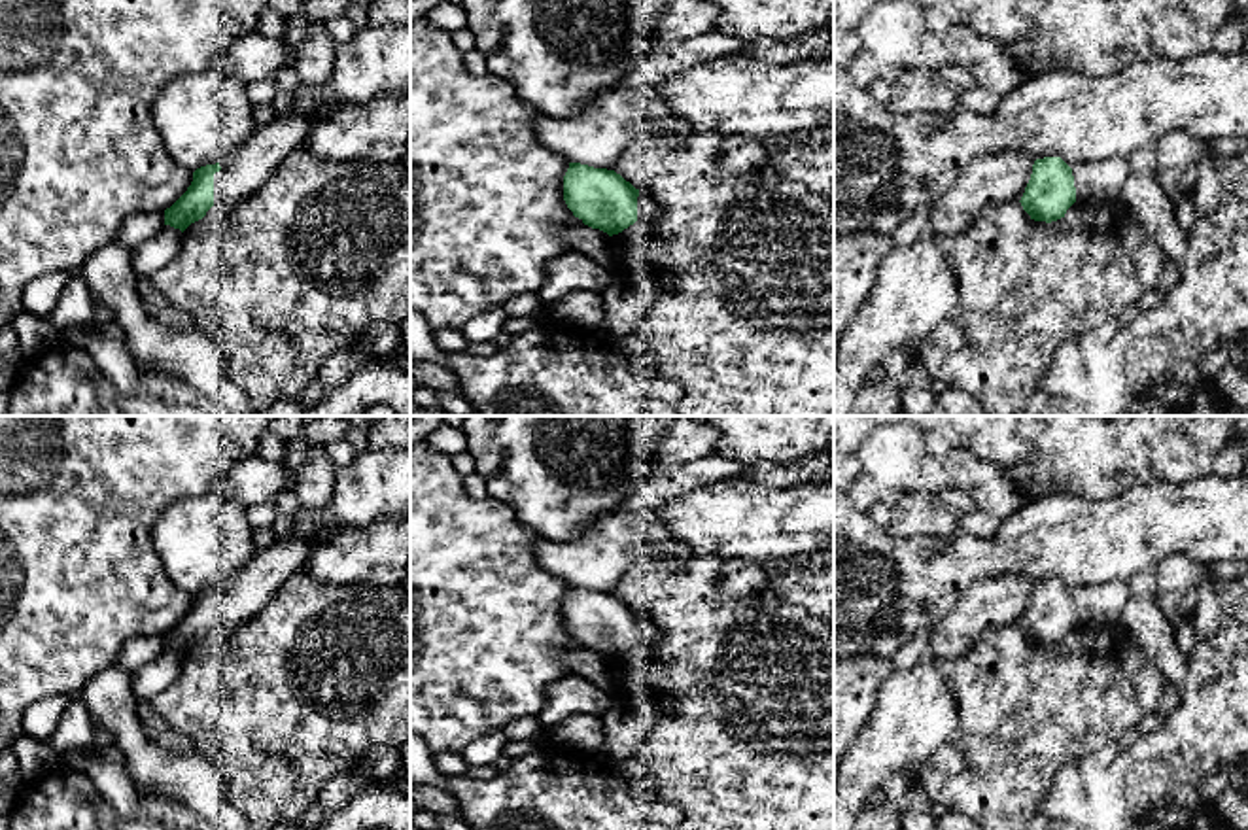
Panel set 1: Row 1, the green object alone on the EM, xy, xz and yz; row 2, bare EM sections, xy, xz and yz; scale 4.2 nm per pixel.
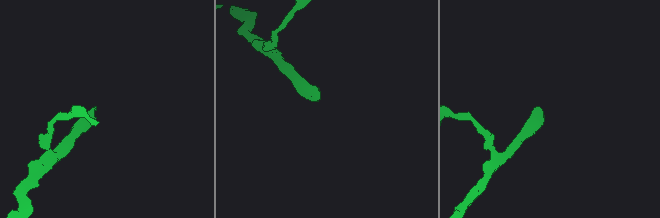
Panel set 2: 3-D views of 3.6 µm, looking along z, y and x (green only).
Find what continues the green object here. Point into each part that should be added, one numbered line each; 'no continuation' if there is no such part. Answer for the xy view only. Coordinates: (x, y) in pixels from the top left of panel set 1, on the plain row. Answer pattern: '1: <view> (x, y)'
1: xy (248, 590)

